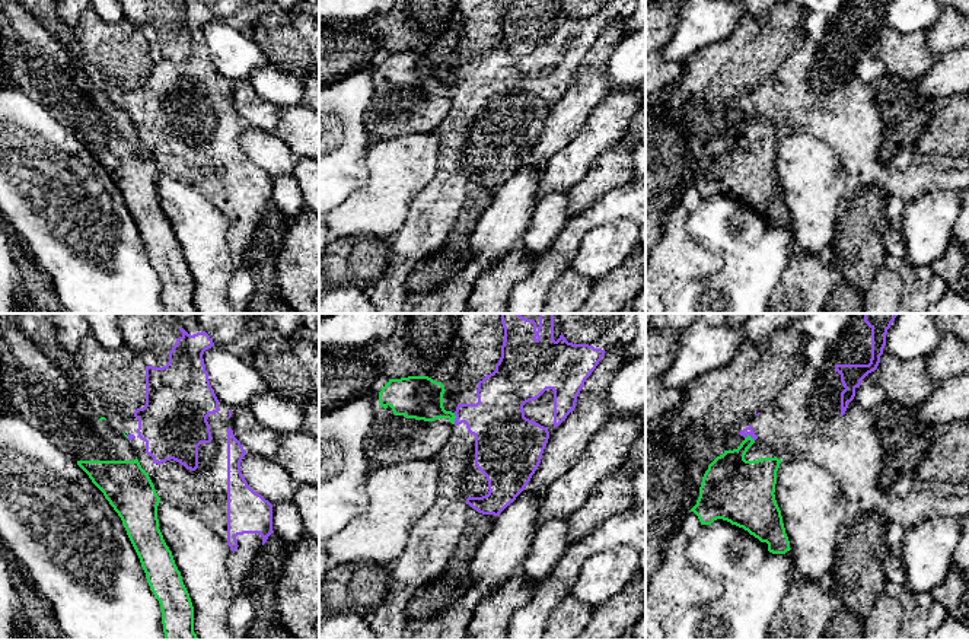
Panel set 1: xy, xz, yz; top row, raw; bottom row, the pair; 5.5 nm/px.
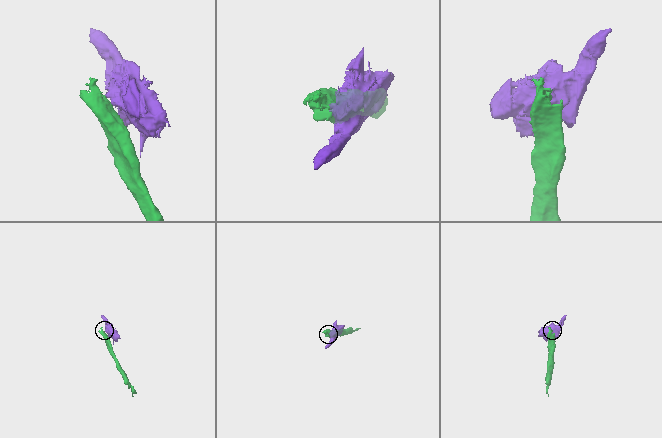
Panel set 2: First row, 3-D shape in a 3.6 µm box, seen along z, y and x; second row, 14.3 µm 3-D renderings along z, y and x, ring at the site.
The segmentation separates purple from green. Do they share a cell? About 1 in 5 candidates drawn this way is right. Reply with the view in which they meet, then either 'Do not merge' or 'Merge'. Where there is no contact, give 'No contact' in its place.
Touches purple in xz. Do not merge

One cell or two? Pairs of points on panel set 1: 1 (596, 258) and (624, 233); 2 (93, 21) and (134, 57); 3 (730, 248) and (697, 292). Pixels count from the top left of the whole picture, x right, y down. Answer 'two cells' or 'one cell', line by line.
1: one cell
2: one cell
3: one cell

